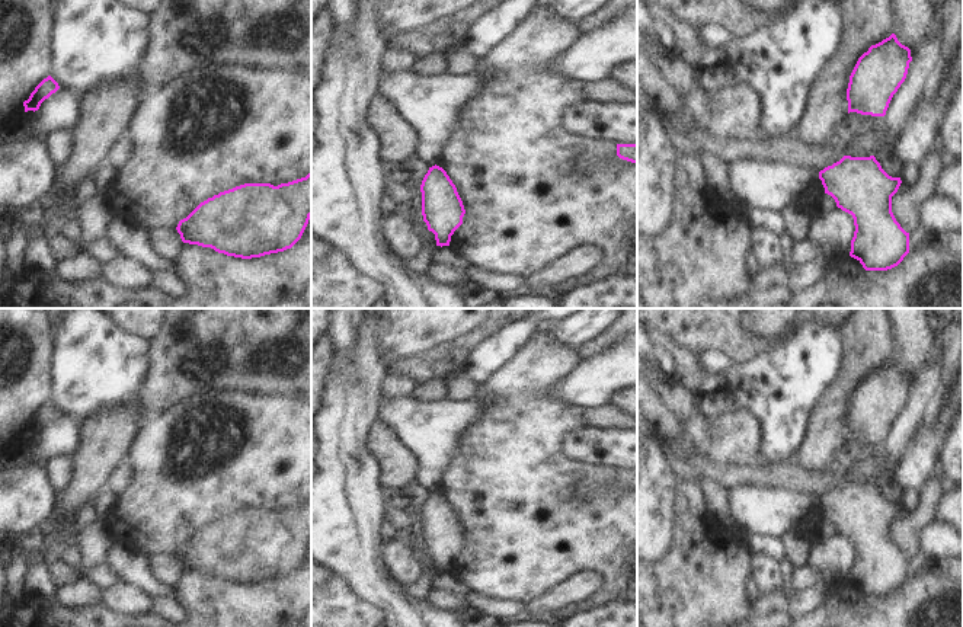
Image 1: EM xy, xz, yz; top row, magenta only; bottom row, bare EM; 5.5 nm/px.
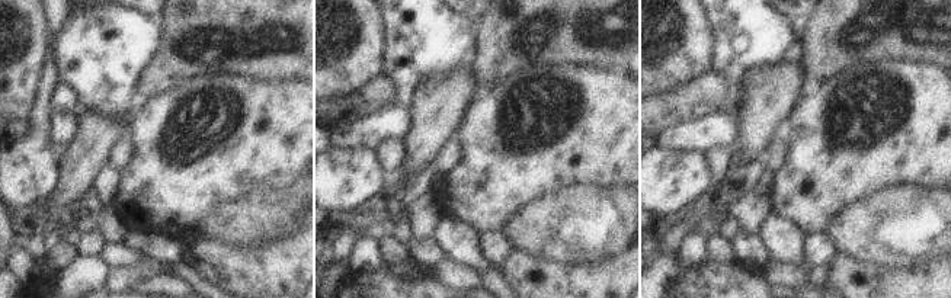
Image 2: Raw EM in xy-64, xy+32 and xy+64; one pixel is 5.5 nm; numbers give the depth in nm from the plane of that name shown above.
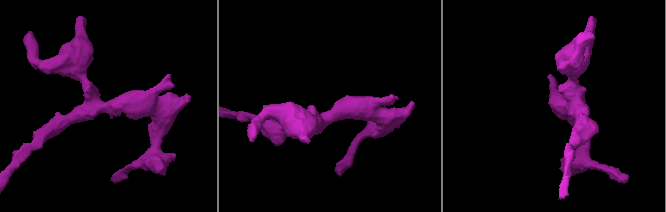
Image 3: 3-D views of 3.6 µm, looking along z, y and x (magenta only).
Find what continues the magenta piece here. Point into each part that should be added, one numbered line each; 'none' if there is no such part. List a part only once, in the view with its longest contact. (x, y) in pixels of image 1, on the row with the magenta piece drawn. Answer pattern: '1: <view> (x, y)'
none

